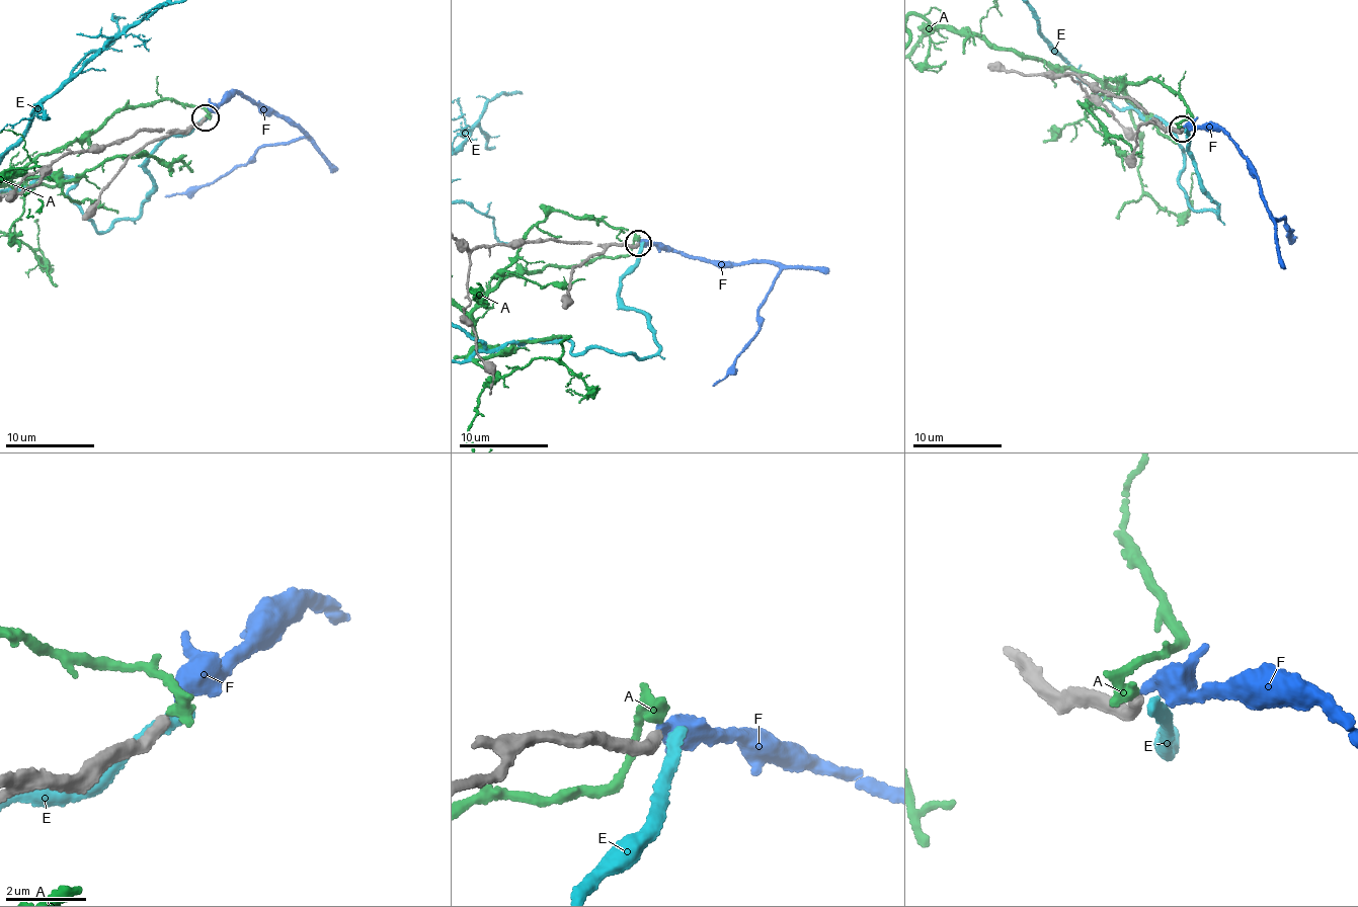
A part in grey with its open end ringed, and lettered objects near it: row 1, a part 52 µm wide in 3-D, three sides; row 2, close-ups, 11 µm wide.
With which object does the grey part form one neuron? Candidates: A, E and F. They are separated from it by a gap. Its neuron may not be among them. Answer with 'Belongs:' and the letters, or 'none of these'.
Belongs: F

